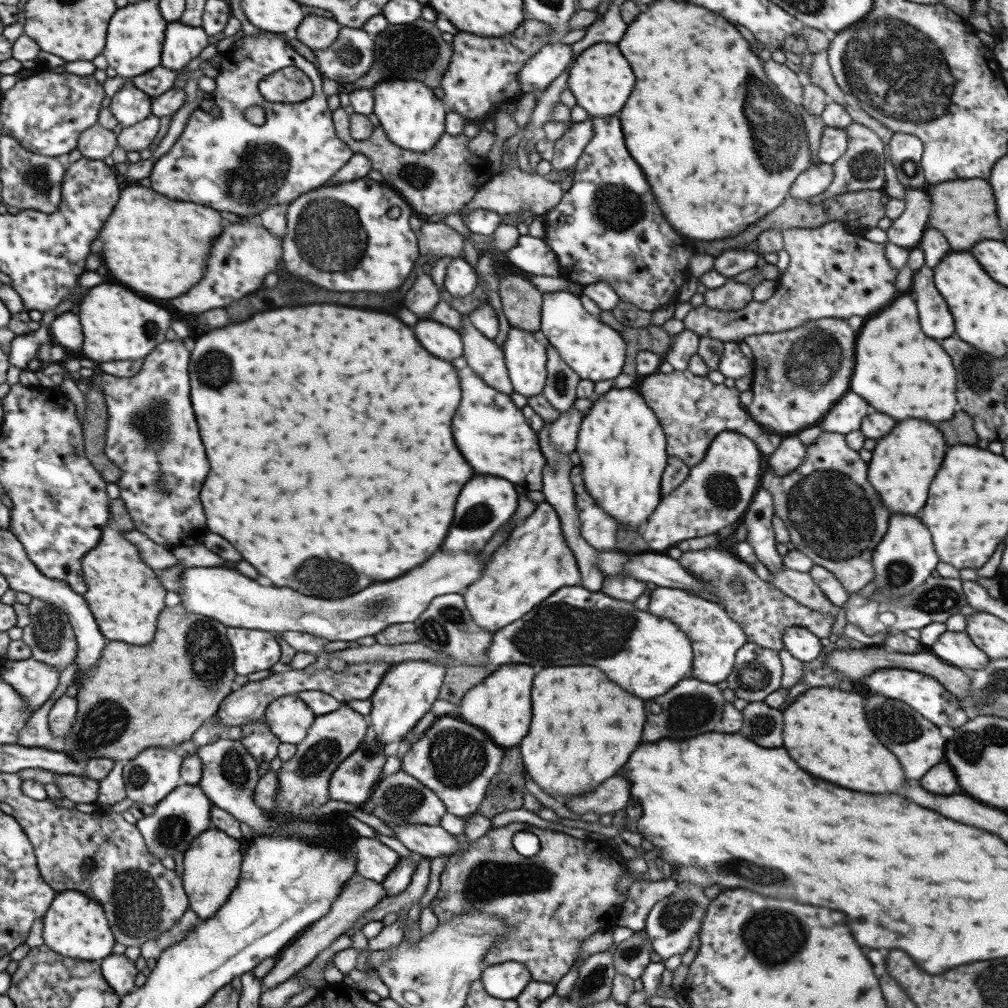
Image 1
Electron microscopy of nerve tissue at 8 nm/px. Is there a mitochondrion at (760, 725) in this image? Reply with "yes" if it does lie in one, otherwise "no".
yes

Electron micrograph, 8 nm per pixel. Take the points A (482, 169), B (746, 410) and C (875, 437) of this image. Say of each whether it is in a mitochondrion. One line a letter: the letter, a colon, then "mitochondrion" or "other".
A: other
B: other
C: other

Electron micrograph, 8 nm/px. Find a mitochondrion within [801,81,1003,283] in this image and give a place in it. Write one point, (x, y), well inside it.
(865, 166)

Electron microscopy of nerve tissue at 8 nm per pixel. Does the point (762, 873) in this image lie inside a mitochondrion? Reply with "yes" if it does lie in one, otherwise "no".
yes

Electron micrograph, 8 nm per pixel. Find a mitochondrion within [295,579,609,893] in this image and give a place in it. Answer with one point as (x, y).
(456, 757)

